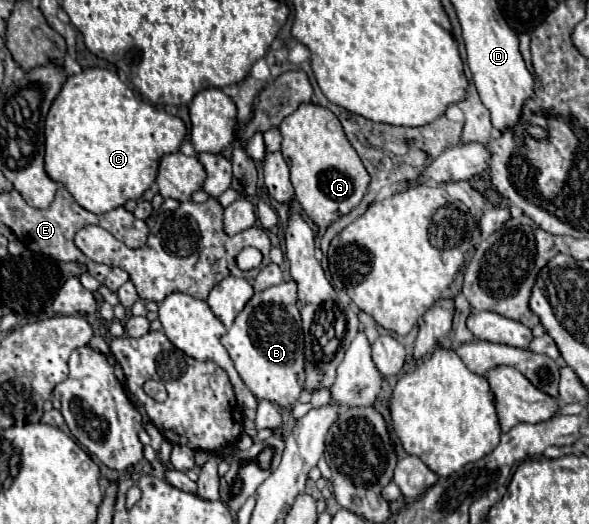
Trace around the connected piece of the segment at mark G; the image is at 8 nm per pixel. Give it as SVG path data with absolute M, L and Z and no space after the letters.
M311 103L301 105L281 123L279 131L283 139L281 155L291 169L291 183L297 201L317 227L327 229L361 203L369 185L369 175L355 149L347 143L339 119L325 107Z

